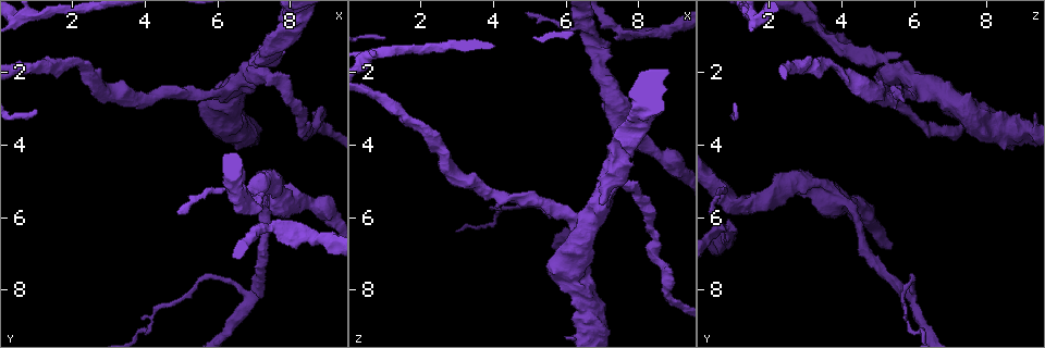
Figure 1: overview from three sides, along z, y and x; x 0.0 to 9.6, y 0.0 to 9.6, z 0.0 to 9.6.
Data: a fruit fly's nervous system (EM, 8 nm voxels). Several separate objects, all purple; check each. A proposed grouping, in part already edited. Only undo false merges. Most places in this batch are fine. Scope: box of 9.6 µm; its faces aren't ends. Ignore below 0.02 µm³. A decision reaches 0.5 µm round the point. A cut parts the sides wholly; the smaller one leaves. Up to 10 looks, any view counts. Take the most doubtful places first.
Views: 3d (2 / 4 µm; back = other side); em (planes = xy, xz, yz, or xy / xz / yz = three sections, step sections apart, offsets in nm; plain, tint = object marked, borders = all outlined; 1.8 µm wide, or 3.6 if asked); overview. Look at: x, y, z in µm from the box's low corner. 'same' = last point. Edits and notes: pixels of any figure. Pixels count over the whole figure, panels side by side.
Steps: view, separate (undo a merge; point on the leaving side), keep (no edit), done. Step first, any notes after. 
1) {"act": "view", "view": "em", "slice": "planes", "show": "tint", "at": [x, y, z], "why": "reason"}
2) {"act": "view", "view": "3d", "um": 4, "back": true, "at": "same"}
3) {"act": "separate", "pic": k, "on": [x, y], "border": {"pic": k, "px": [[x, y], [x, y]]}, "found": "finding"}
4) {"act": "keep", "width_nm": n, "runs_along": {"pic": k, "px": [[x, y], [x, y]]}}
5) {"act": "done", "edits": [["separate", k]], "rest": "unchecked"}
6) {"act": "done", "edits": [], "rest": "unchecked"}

{"act": "view", "view": "em", "um": 3.6, "slice": "xz", "step": 8, "show": "tint", "at": [7.45, 5.65, 3.85], "why": "three-way junction"}

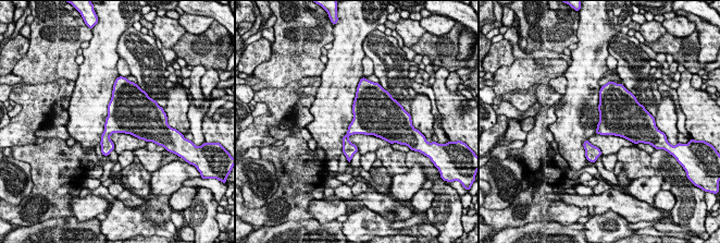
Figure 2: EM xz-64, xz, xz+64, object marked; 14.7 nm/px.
{"act": "keep", "width_nm": 320, "found": "all the same neuron"}

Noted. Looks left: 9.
{"act": "view", "view": "em", "slice": "planes", "show": "plain", "at": [6.90, 3.60, 9.05], "why": "thick turns thin"}

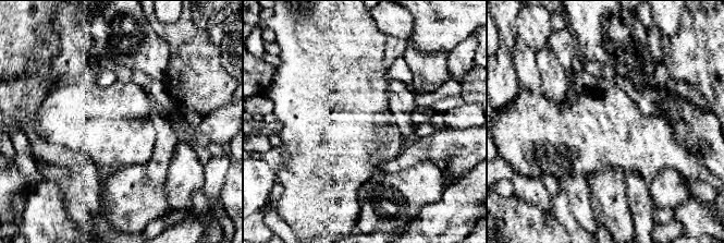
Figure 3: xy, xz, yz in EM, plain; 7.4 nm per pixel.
{"act": "view", "view": "em", "slice": "planes", "show": "tint", "at": "same"}

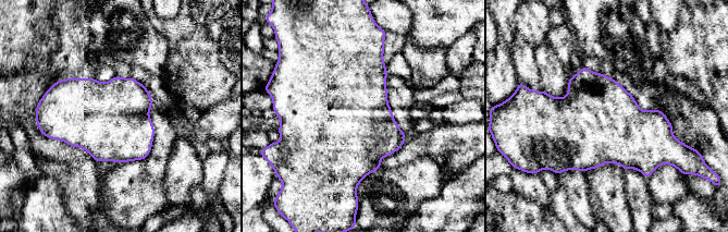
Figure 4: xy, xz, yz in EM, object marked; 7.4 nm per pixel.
{"act": "keep", "found": "one neuron here"}

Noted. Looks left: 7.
{"act": "view", "view": "3d", "um": 4, "at": [6.40, 5.20, 0.60], "why": "a fork"}

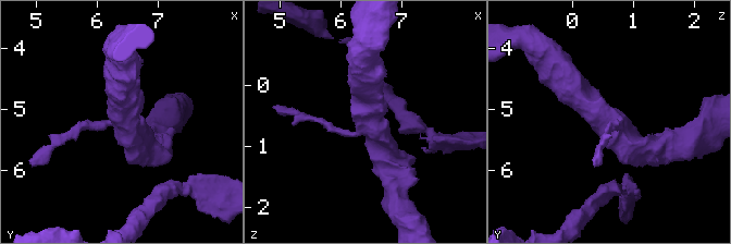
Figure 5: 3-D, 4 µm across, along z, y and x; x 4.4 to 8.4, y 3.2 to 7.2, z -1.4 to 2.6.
{"act": "view", "view": "em", "um": 3.6, "slice": "xz", "step": 4, "show": "tint", "at": [6.45, 5.30, 0.70]}

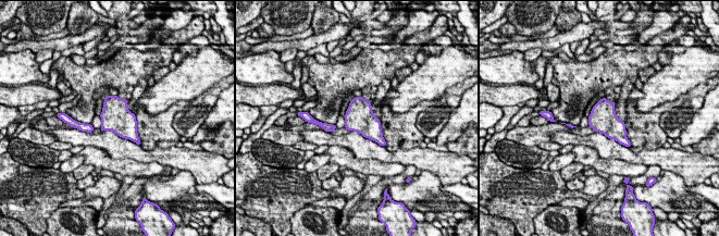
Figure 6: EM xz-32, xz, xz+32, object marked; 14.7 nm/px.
{"act": "keep", "width_nm": 400, "found": "all the same neuron"}

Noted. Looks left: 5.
{"act": "view", "view": "3d", "um": 2, "at": [6.95, 8.25, 5.95], "why": "three-way junction"}

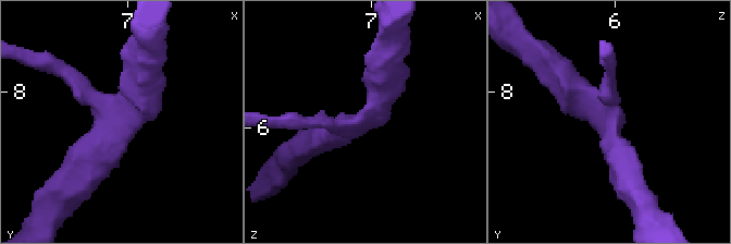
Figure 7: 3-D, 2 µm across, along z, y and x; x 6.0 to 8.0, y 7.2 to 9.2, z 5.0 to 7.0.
{"act": "view", "view": "em", "slice": "planes", "show": "tint", "at": [6.98, 8.22, 5.94], "arms": 3}

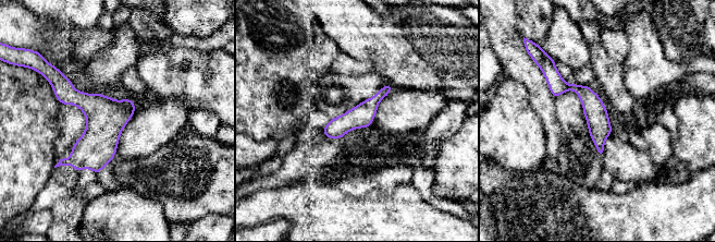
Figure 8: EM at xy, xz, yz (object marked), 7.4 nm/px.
{"act": "keep", "runs_along": {"pic": 8, "px": [[551, 79], [592, 104], [601, 152]]}, "found": "one neuron here"}

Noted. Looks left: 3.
{"act": "done", "edits": [], "rest": "unchecked"}

